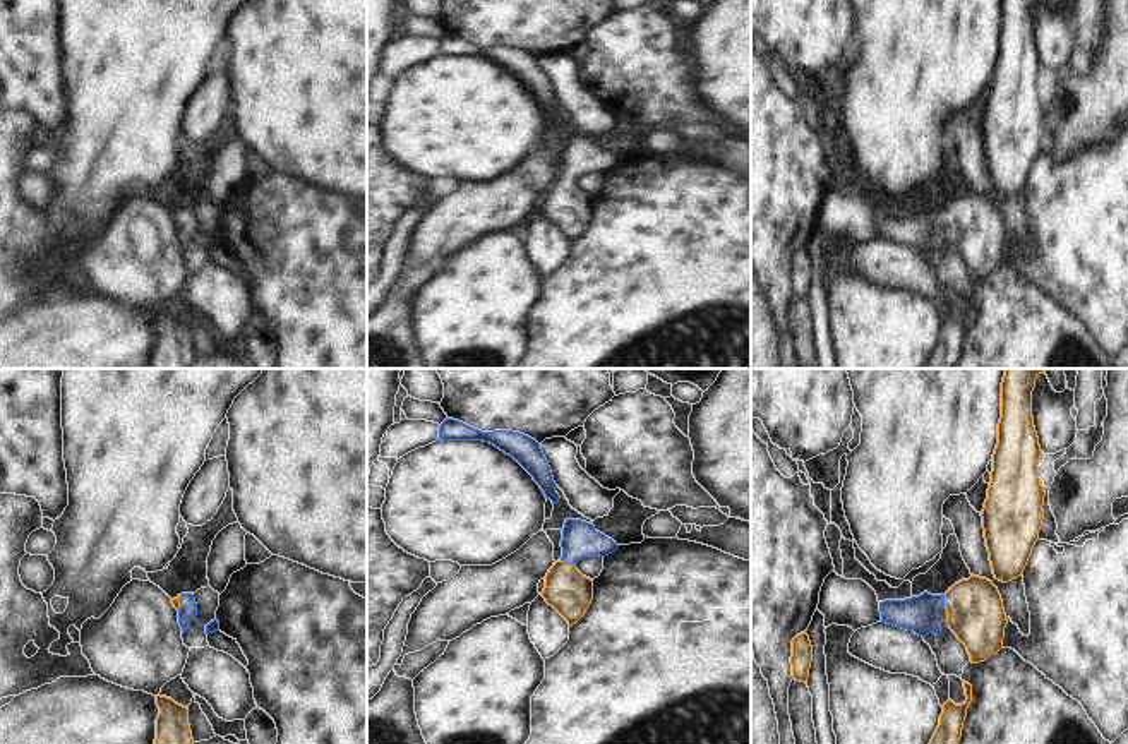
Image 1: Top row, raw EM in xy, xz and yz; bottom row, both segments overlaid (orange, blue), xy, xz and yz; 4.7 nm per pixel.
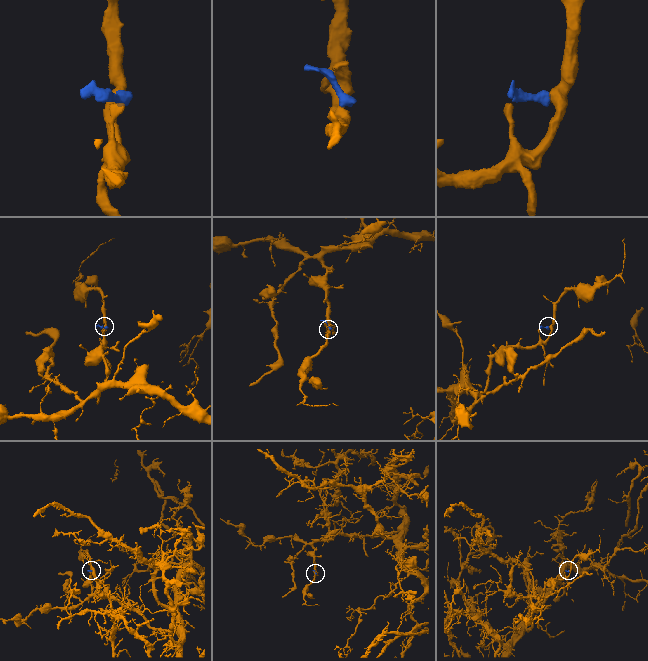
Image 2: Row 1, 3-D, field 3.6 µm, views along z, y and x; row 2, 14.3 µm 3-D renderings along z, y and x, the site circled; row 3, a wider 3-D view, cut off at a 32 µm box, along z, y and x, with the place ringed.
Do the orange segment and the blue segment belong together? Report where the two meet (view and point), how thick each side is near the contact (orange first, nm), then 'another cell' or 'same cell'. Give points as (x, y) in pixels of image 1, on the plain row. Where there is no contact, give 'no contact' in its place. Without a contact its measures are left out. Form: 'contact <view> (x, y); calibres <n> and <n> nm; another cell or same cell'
contact yz (947, 227); calibres 280 and 180 nm; same cell

